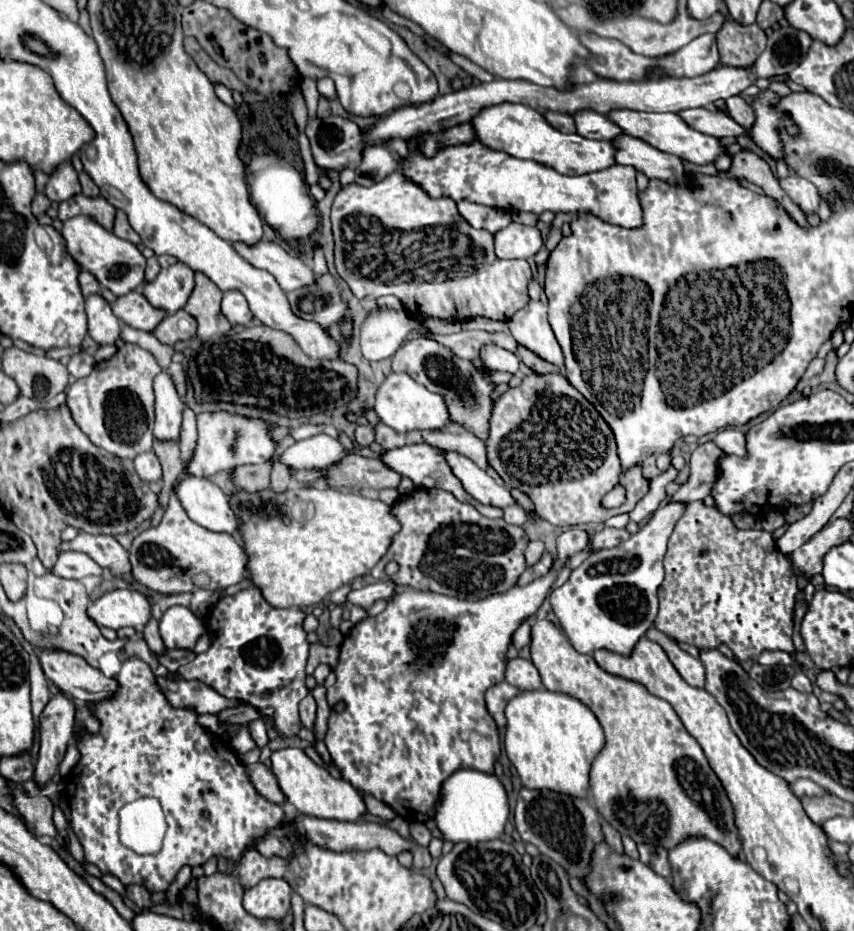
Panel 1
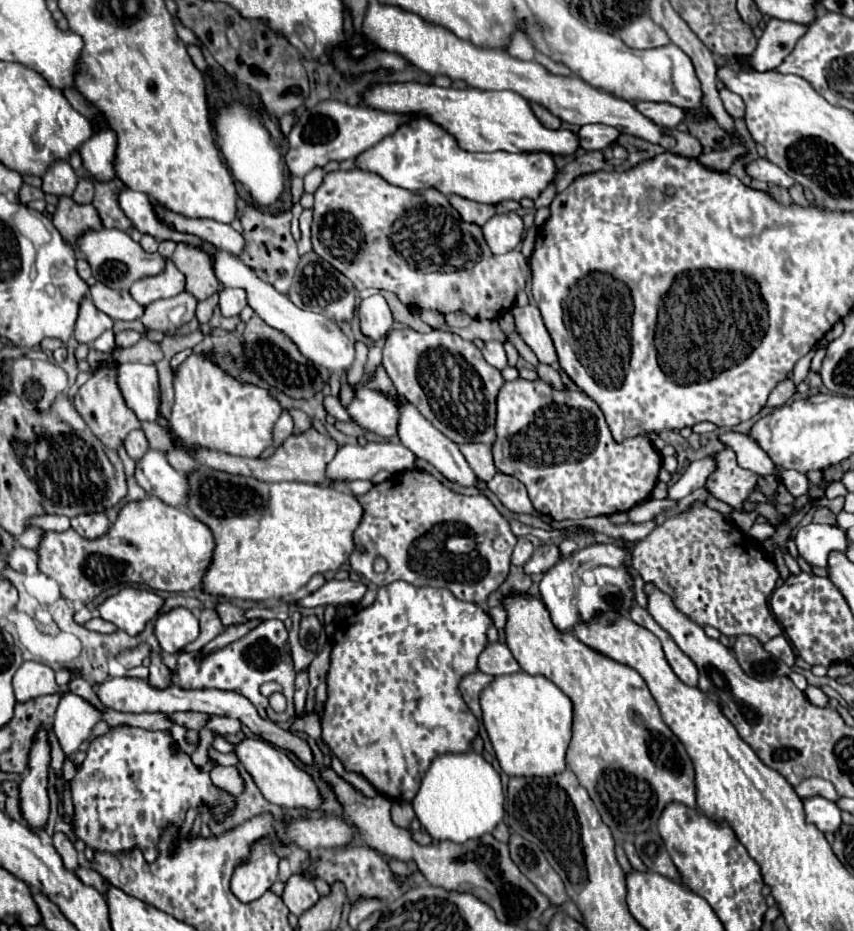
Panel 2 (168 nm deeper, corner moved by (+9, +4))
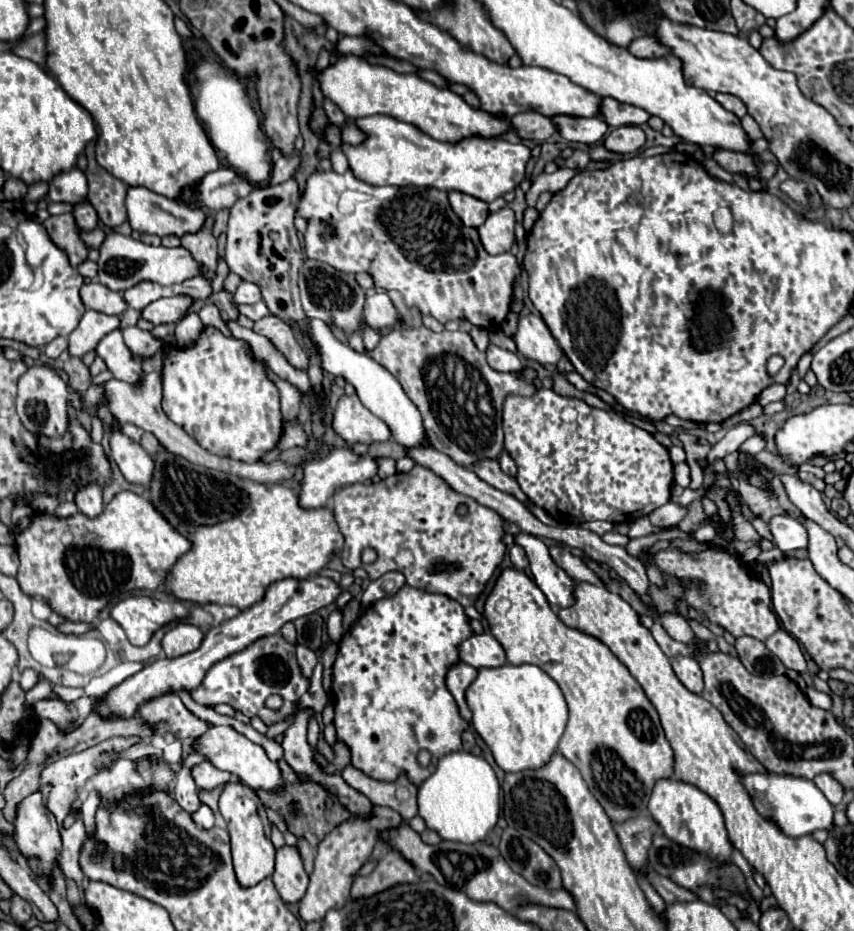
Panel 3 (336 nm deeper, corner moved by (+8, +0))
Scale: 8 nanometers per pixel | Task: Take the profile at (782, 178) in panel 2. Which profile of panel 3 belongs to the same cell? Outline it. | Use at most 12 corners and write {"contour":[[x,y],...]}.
{"contour":[[716,149],[712,159],[730,173],[758,175],[750,155]]}

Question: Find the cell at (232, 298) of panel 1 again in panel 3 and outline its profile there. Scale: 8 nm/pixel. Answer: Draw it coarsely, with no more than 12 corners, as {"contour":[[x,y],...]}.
{"contour":[[242,281],[234,293],[234,303],[258,303],[260,289]]}

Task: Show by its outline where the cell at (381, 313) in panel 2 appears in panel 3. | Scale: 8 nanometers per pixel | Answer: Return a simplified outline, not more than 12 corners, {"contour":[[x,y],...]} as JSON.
{"contour":[[384,291],[366,297],[364,319],[384,329],[398,321],[398,311]]}

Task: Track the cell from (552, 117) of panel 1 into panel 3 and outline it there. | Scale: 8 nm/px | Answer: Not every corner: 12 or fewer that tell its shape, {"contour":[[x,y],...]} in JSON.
{"contour":[[536,111],[512,115],[510,125],[520,139],[546,141],[554,123]]}

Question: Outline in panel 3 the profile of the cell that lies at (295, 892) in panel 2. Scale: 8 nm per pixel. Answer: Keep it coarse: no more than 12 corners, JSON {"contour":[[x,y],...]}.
{"contour":[[296,847],[276,849],[272,881],[286,903],[304,897],[308,875]]}

